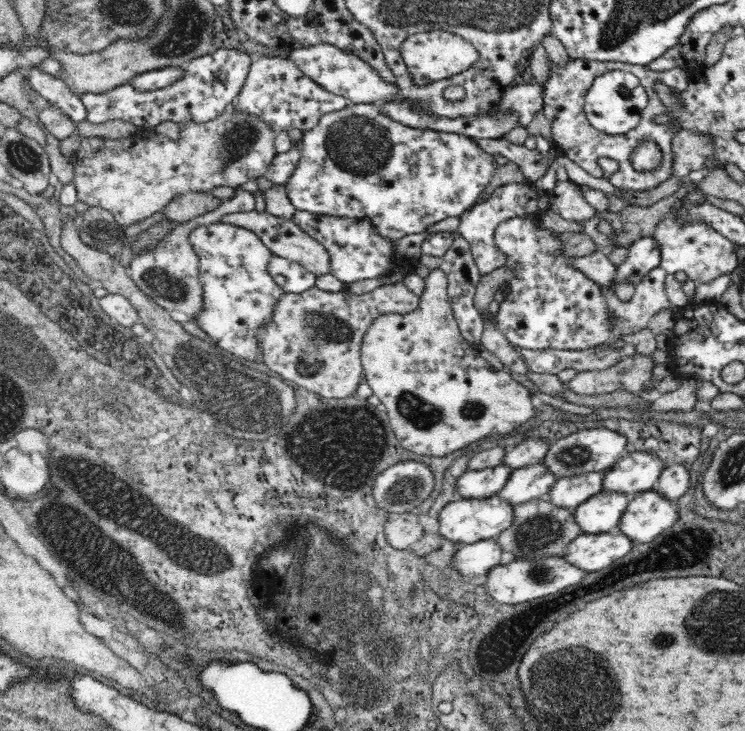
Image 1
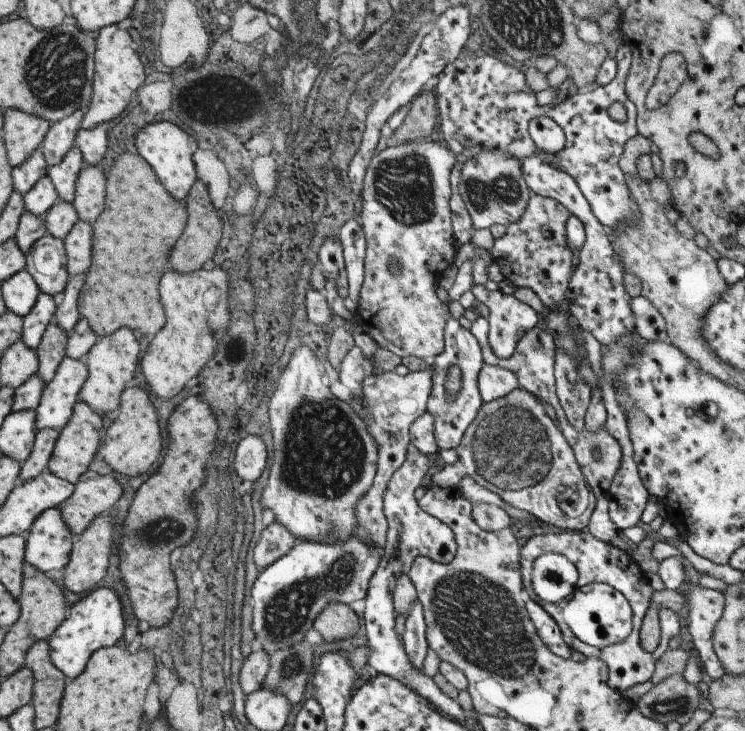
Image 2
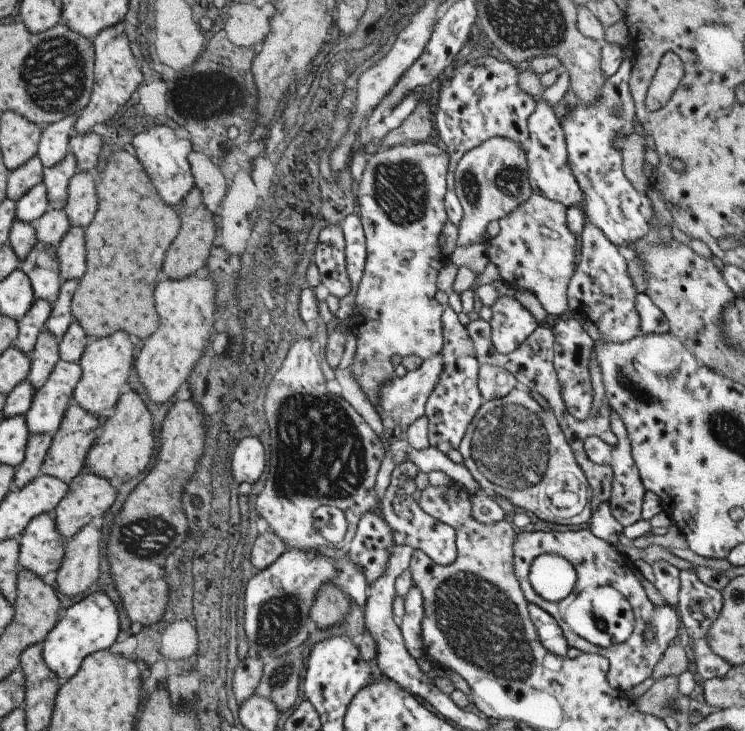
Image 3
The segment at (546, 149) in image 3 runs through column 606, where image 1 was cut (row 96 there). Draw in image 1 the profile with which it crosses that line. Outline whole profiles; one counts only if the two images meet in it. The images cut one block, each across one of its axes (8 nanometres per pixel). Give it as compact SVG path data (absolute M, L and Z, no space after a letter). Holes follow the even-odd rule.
M256 56L250 65L244 86L230 108L246 114L259 114L266 124L279 132L290 128L310 130L324 114L342 110L347 104L347 98L328 92L308 78L291 58Z

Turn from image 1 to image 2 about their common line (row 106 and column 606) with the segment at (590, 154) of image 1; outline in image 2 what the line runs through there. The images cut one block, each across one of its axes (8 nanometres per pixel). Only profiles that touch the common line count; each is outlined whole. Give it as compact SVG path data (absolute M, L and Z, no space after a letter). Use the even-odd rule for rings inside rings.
M555 532L555 534L545 534L543 536L533 536L527 540L525 545L518 551L520 556L520 575L522 585L524 586L526 598L531 598L533 601L537 601L537 604L541 605L541 608L545 609L545 612L549 616L553 616L557 620L557 606L559 604L549 604L544 600L539 600L539 597L533 592L531 588L531 569L533 561L542 554L545 553L557 553L562 557L565 557L569 562L574 564L578 577L576 580L576 588L582 587L589 583L605 583L618 590L627 599L632 612L632 629L629 634L621 641L616 642L615 645L604 646L603 648L597 648L584 642L581 642L578 638L573 636L572 632L567 632L567 627L563 622L557 622L559 624L559 630L562 634L562 639L565 644L569 645L572 651L581 652L586 657L595 657L601 660L608 670L608 680L606 684L610 689L614 691L622 692L625 688L633 686L633 684L639 684L639 682L645 682L650 680L652 672L654 671L655 663L657 659L664 654L667 648L667 641L673 636L677 636L679 632L679 623L677 623L677 614L668 608L659 607L657 609L658 623L660 626L660 639L659 644L655 647L653 652L645 652L641 646L639 646L637 635L640 629L640 624L647 610L647 606L650 605L650 599L652 595L652 589L649 586L646 575L637 570L633 566L632 560L629 554L619 550L613 545L597 540L591 533L582 532Z

